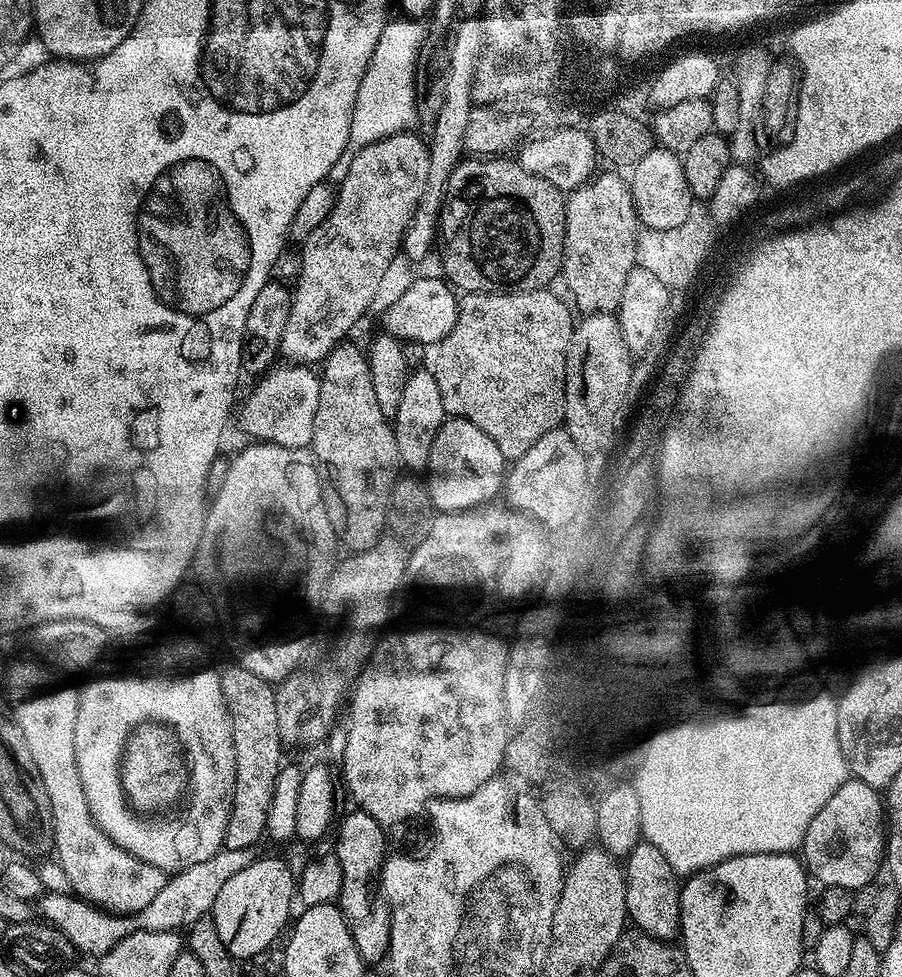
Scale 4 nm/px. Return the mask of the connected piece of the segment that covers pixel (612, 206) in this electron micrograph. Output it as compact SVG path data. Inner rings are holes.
M599 173L569 193L564 206L564 238L561 279L572 296L573 307L583 315L615 313L620 306L626 277L636 263L637 236L640 223L633 204L629 183L616 174Z

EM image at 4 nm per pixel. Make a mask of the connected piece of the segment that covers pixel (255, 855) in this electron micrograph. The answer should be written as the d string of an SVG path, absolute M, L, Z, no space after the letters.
M259 845L242 847L237 850L223 847L211 855L206 862L198 862L188 868L184 868L180 872L173 873L169 877L166 886L162 888L161 893L150 902L149 906L138 911L123 914L118 912L110 913L74 894L54 895L47 893L42 902L42 905L44 904L46 908L45 919L54 927L60 929L78 952L81 951L84 954L93 956L93 958L99 958L107 954L122 938L129 937L130 934L136 932L173 932L191 927L198 918L211 913L212 906L215 899L218 898L219 891L222 890L223 883L231 875L236 874L238 870L245 869L247 866L250 866L250 863L258 860L262 854L262 851L260 851L261 847Z

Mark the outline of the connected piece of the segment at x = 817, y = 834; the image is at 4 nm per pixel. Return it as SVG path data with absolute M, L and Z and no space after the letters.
M855 778L839 781L830 797L830 802L814 814L814 822L806 830L802 845L802 860L813 881L821 880L824 886L842 886L849 890L864 888L873 883L882 872L886 860L886 804L877 789L866 786L866 782Z

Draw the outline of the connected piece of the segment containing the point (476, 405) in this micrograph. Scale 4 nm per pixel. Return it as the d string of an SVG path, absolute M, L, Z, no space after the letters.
M539 288L529 292L470 292L460 300L460 313L458 322L454 322L454 330L446 334L438 342L427 345L422 357L423 367L430 374L434 374L434 382L438 382L438 390L442 393L442 406L449 417L458 420L469 420L482 430L502 450L505 461L511 462L522 458L542 434L550 434L550 430L561 427L564 423L564 379L566 378L567 352L571 345L571 338L574 329L574 320L572 322L573 309L567 303L563 304L558 297L548 288Z

